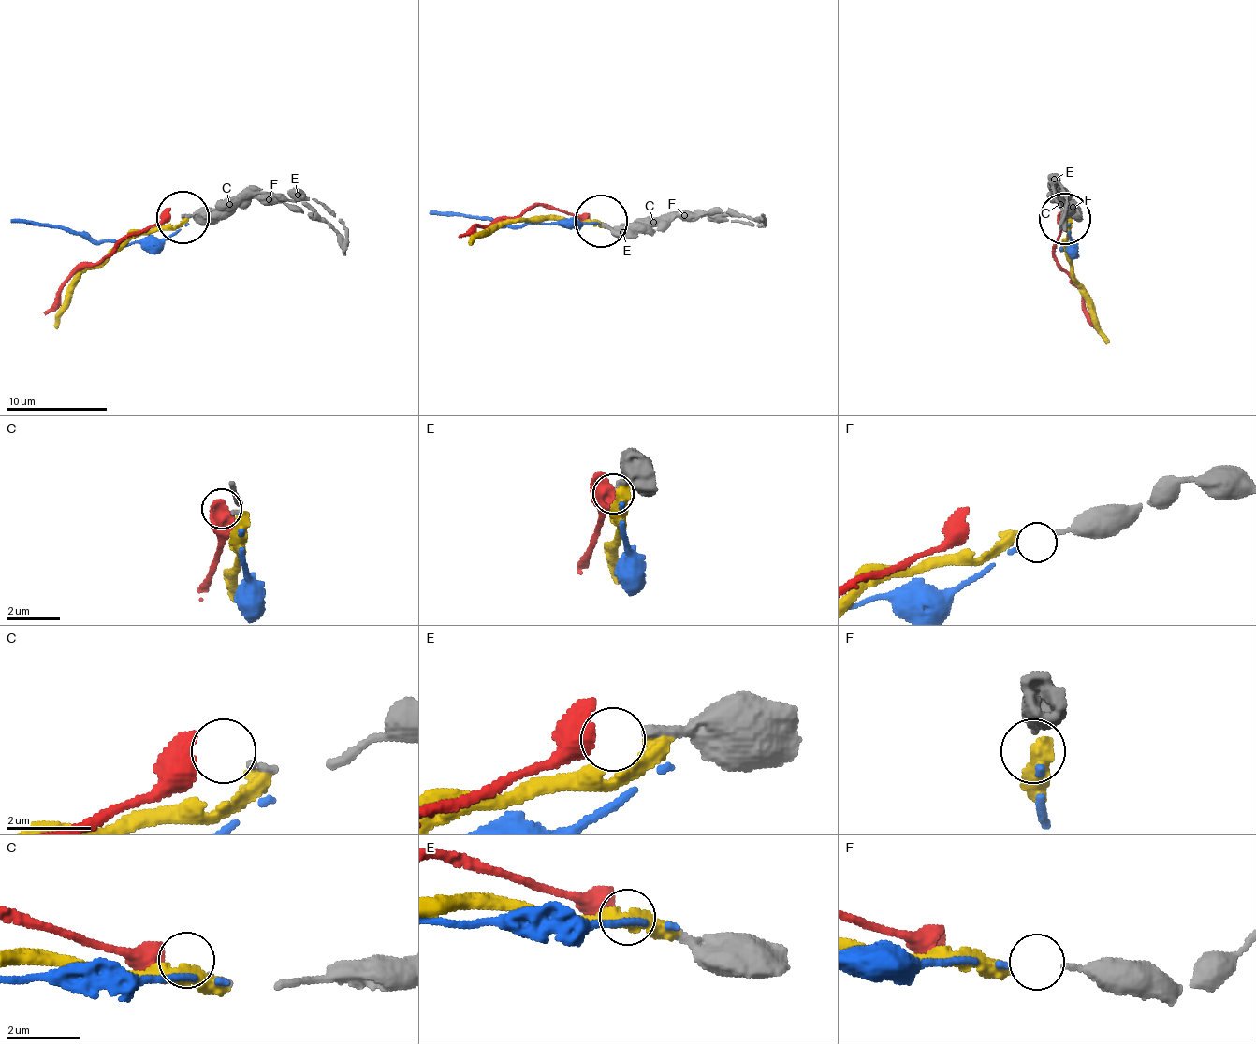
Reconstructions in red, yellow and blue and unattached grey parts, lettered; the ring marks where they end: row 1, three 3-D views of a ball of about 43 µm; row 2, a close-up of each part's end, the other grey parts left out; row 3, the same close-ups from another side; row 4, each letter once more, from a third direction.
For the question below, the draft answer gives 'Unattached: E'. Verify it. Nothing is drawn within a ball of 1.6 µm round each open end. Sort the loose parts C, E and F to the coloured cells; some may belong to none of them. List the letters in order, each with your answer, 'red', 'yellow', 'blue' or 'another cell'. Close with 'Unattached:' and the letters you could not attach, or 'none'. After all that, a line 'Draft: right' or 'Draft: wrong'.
C: red
E: another cell
F: blue
Unattached: E
Draft: right

